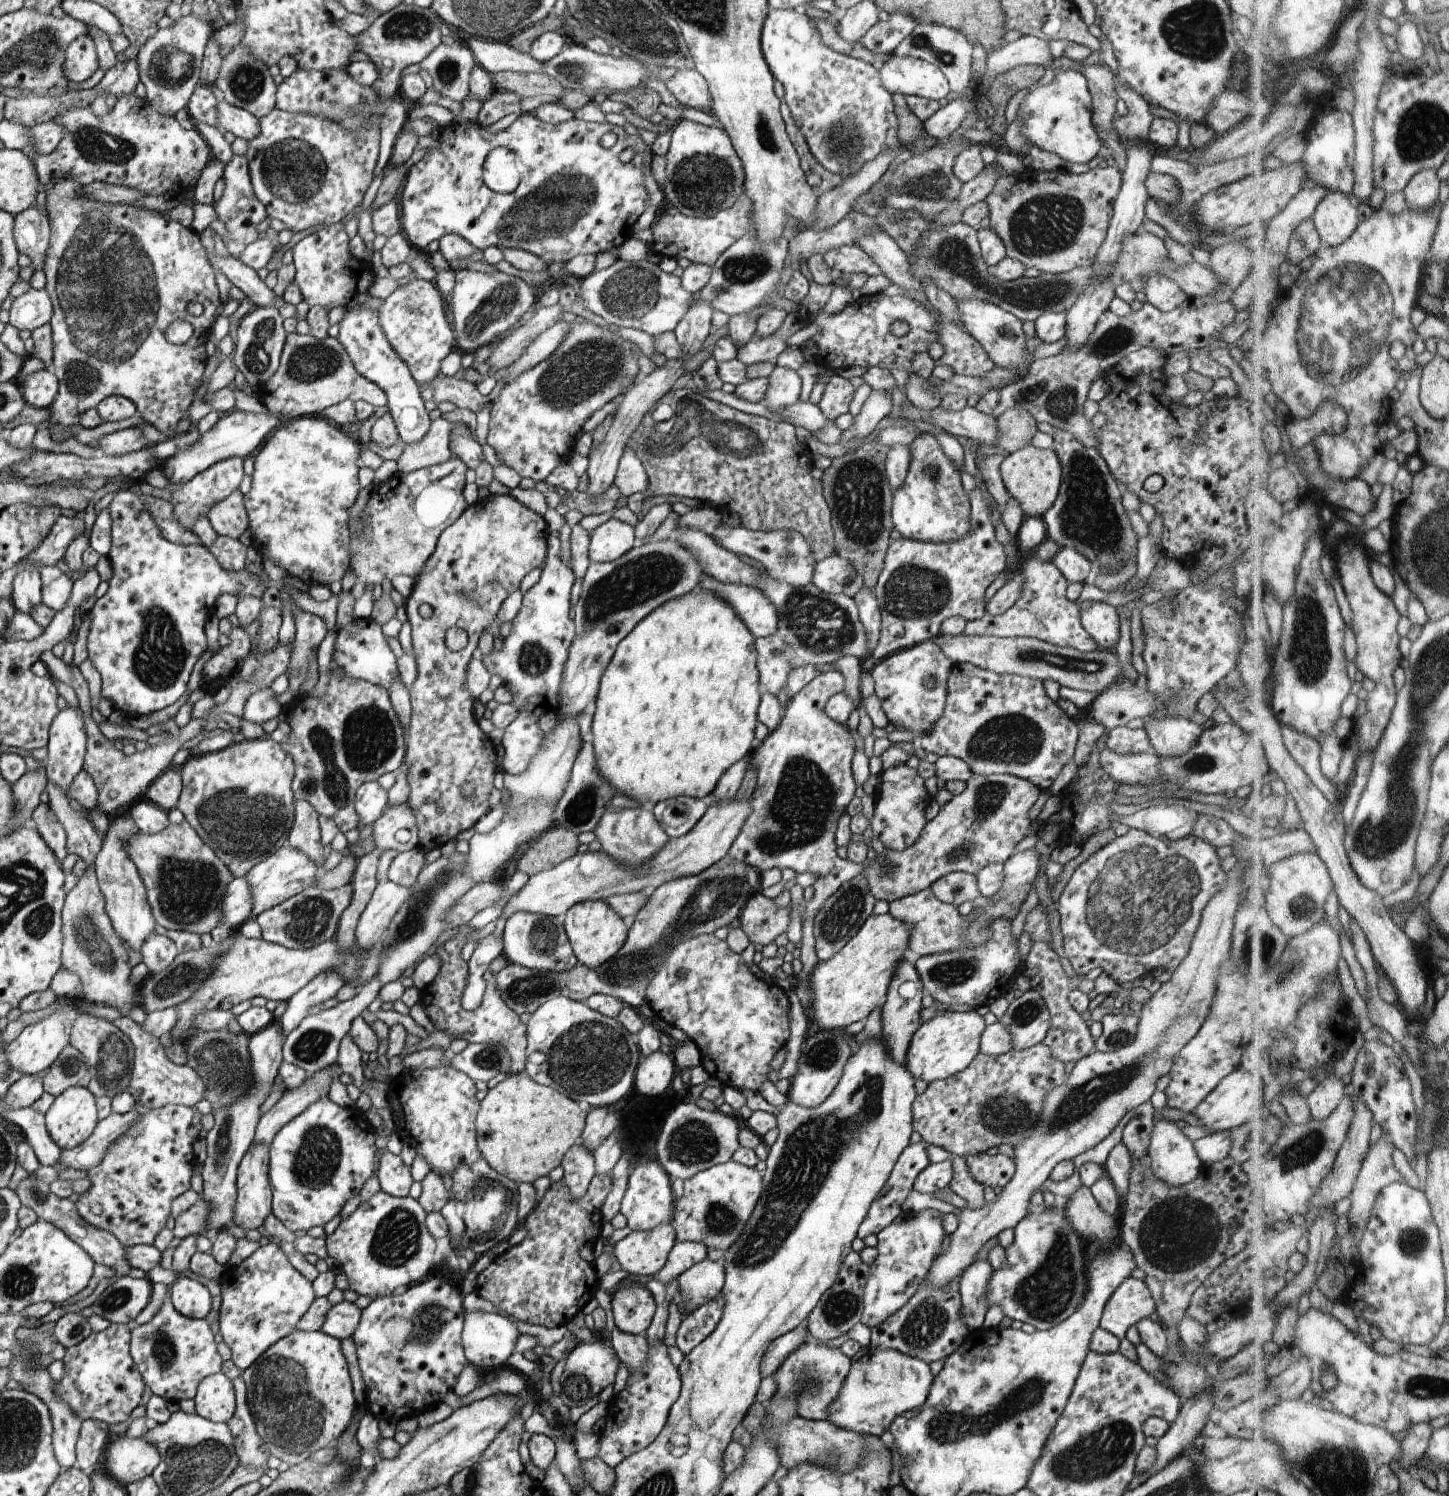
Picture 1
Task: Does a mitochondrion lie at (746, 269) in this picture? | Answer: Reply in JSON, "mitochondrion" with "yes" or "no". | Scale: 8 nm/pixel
{"mitochondrion":"yes"}

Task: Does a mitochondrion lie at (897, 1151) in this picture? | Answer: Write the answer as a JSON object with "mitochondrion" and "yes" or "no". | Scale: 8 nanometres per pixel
{"mitochondrion":"no"}

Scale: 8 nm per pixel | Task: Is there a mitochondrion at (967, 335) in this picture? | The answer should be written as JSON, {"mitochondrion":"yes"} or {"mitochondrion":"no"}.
{"mitochondrion":"no"}

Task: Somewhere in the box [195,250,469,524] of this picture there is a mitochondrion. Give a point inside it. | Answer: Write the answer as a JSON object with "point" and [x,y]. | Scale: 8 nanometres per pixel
{"point":[310,362]}

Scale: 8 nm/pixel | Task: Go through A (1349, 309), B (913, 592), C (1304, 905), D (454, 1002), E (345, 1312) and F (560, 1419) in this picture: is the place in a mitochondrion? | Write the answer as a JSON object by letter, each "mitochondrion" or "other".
{"A":"mitochondrion","B":"mitochondrion","C":"mitochondrion","D":"other","E":"other","F":"mitochondrion"}

